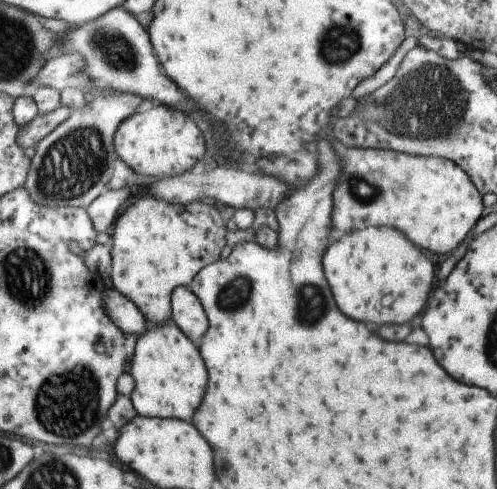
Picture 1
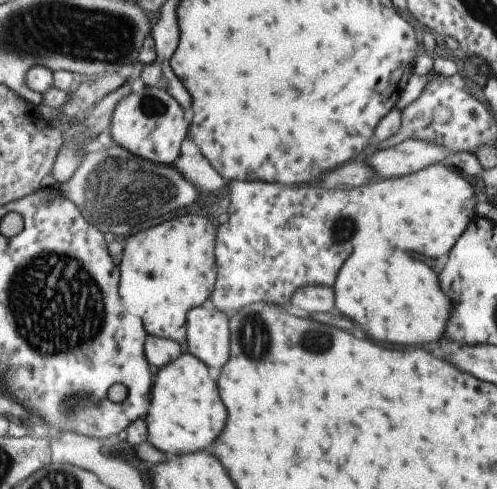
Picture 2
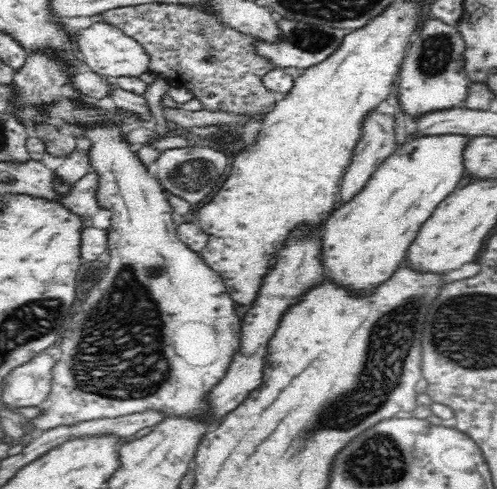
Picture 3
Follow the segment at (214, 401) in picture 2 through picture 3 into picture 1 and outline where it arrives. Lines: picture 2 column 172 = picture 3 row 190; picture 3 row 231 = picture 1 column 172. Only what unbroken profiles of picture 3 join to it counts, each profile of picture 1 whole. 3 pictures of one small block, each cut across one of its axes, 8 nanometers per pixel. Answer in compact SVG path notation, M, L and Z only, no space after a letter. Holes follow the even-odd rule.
M173 324L149 326L143 336L137 338L135 352L131 356L131 370L135 386L129 396L137 416L161 418L161 420L187 420L193 408L201 404L207 384L207 372L197 348L185 338L185 334Z

